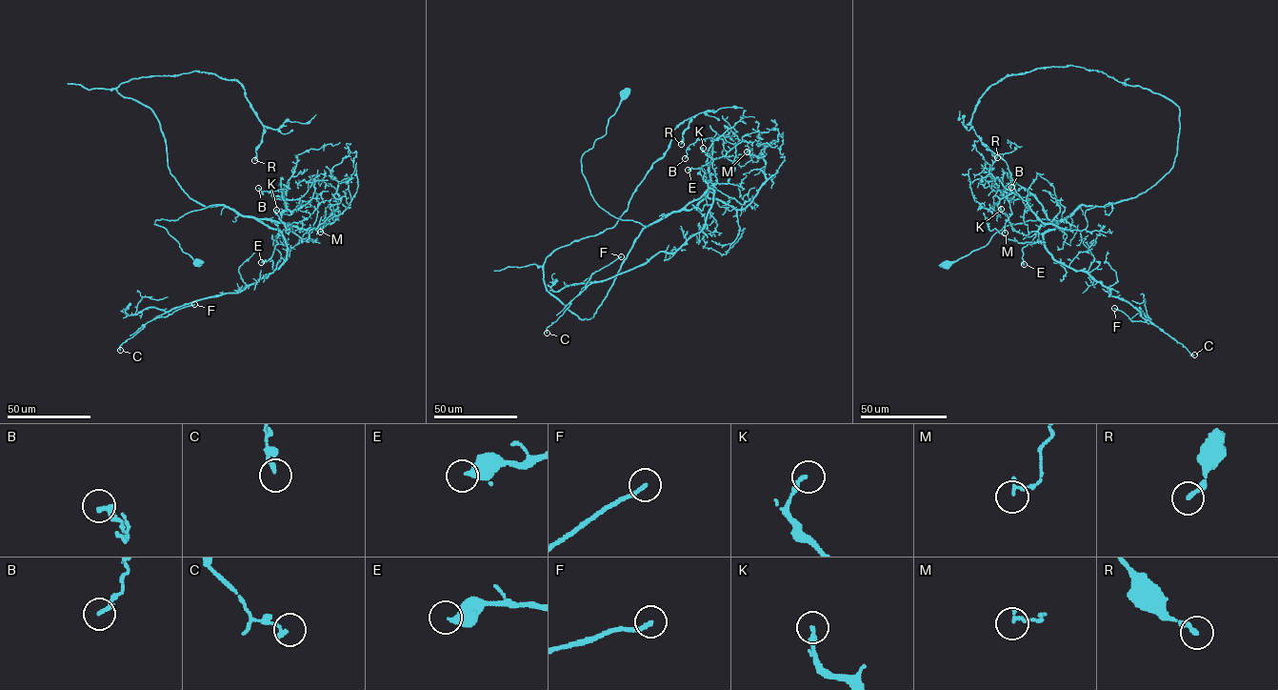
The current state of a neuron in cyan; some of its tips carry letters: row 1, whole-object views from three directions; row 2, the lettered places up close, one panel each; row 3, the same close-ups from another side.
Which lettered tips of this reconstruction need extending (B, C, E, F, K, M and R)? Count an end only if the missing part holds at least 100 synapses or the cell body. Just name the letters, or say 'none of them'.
none of them

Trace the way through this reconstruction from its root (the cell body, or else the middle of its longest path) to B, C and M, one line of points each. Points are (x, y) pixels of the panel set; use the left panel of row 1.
B: (197, 262), (154, 221), (177, 220), (216, 204), (279, 221), (286, 187), (269, 192), (258, 188)
C: (197, 262), (156, 220), (223, 204), (277, 229), (287, 246), (272, 272), (156, 315), (120, 350)
M: (197, 262), (156, 220), (223, 204), (243, 215), (318, 229), (338, 214), (335, 192), (337, 208), (320, 232)

